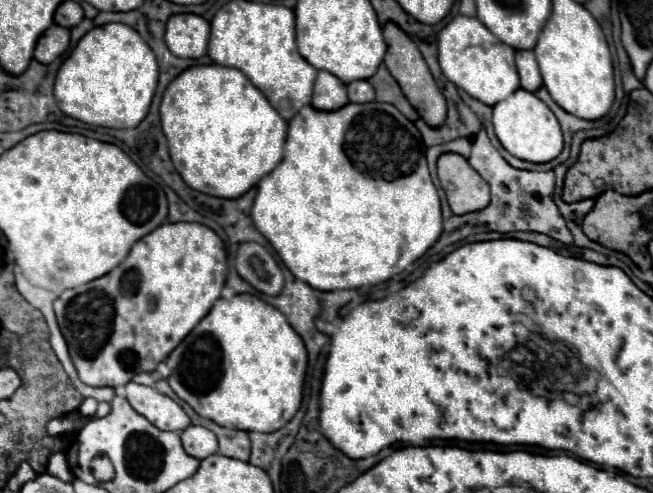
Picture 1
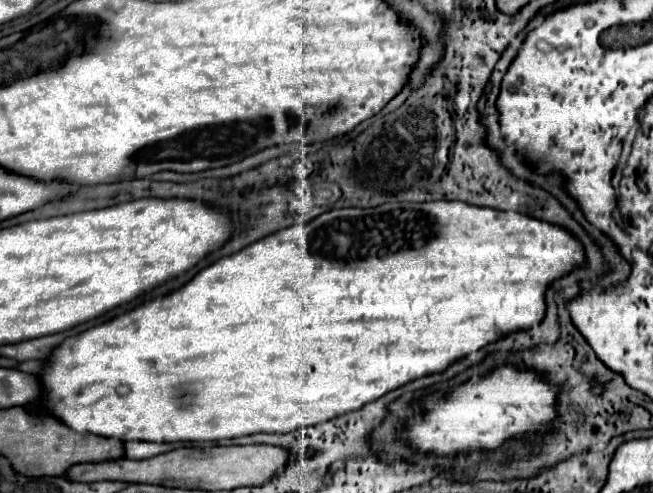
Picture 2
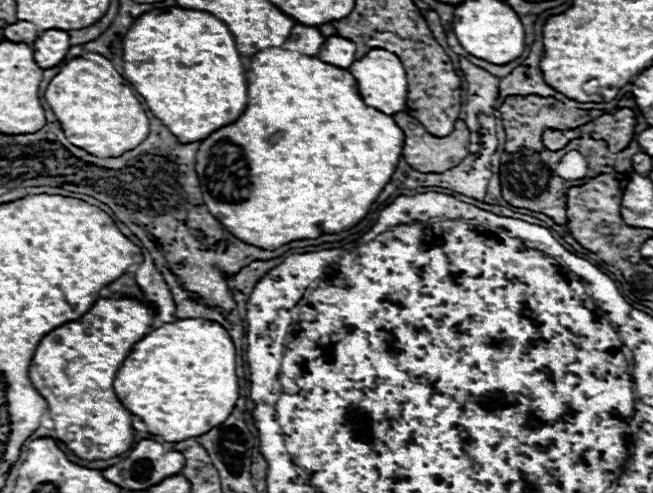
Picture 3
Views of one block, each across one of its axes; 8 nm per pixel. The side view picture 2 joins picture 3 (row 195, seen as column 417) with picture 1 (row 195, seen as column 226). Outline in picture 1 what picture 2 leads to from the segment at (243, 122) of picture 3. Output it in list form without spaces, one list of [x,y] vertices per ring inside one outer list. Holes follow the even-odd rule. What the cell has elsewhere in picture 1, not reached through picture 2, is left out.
[[[364,102],[364,104],[348,104],[344,110],[332,110],[332,114],[324,114],[324,110],[312,110],[312,106],[304,106],[296,118],[288,120],[288,136],[284,144],[284,158],[272,174],[264,176],[258,182],[258,192],[252,204],[252,222],[256,230],[272,244],[272,248],[278,252],[286,268],[300,280],[308,282],[310,286],[316,286],[318,290],[346,290],[346,288],[358,288],[364,284],[380,284],[392,278],[394,274],[400,274],[408,264],[412,264],[416,258],[420,258],[442,234],[442,210],[440,210],[440,198],[432,184],[428,164],[426,164],[426,146],[422,142],[422,136],[418,128],[392,104],[386,102]]]

